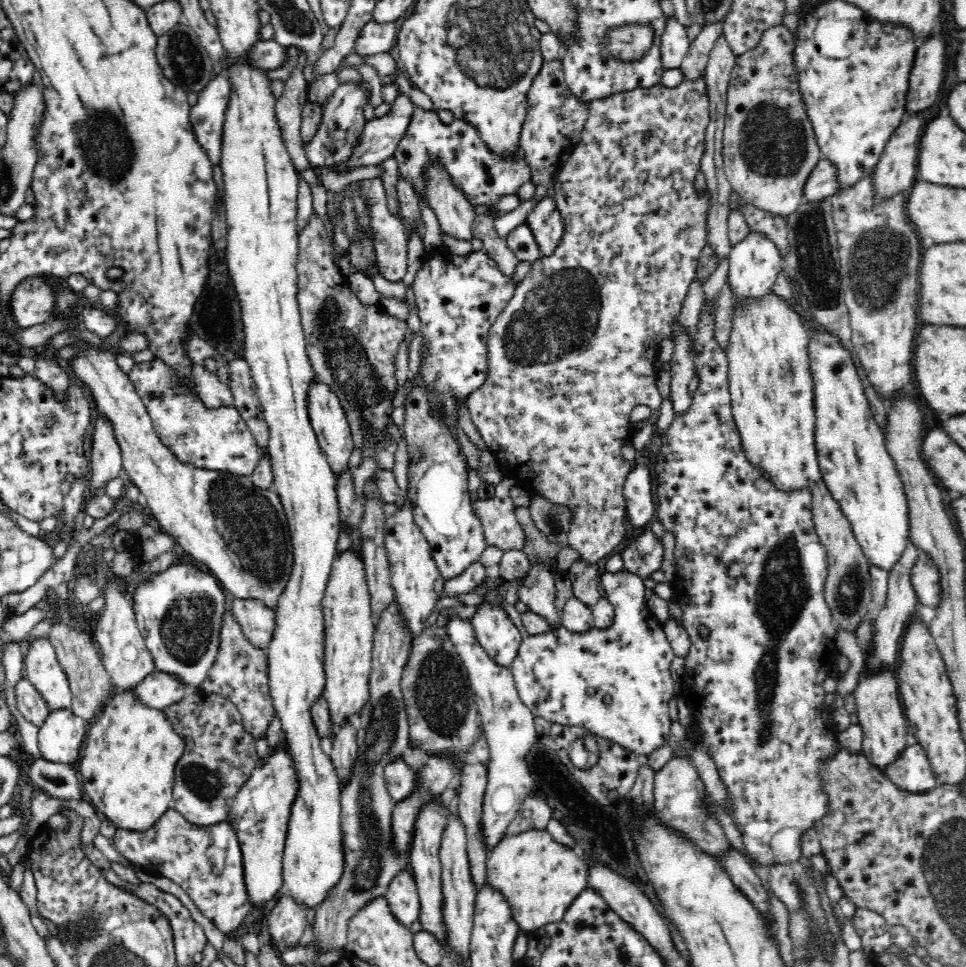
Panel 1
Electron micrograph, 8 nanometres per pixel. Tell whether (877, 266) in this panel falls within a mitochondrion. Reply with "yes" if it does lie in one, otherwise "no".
yes

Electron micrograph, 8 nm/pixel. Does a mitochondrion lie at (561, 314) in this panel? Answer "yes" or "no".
yes

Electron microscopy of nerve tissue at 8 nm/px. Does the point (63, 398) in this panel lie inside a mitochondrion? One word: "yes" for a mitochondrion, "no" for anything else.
no

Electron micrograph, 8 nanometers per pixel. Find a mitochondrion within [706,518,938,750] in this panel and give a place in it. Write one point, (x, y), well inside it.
(784, 592)

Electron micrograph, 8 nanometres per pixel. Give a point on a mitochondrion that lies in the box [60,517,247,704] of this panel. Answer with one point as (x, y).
(187, 629)

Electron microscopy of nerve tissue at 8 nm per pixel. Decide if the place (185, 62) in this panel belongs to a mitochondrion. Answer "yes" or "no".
yes

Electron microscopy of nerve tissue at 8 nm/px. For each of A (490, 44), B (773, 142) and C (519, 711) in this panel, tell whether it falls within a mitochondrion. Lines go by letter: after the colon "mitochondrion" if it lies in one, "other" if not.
A: mitochondrion
B: mitochondrion
C: other

